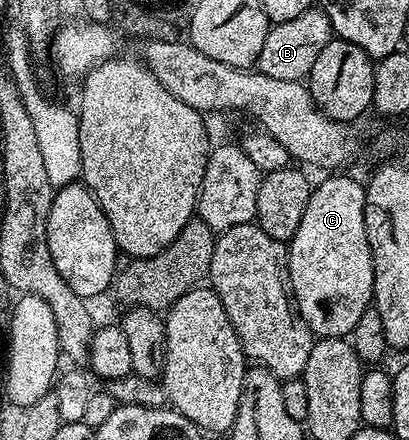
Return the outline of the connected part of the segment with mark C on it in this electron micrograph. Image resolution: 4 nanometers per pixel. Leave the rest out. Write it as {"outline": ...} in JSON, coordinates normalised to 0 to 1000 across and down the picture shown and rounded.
{"outline":[[[804,398],[797,411],[773,414],[770,427],[751,452],[751,480],[741,480],[741,500],[731,505],[731,525],[702,552],[702,648],[711,659],[714,682],[721,686],[724,709],[756,739],[756,750],[778,768],[841,766],[861,759],[868,734],[912,693],[912,566],[897,552],[897,516],[892,514],[892,420],[873,414],[863,402],[824,402],[834,398]]]}

